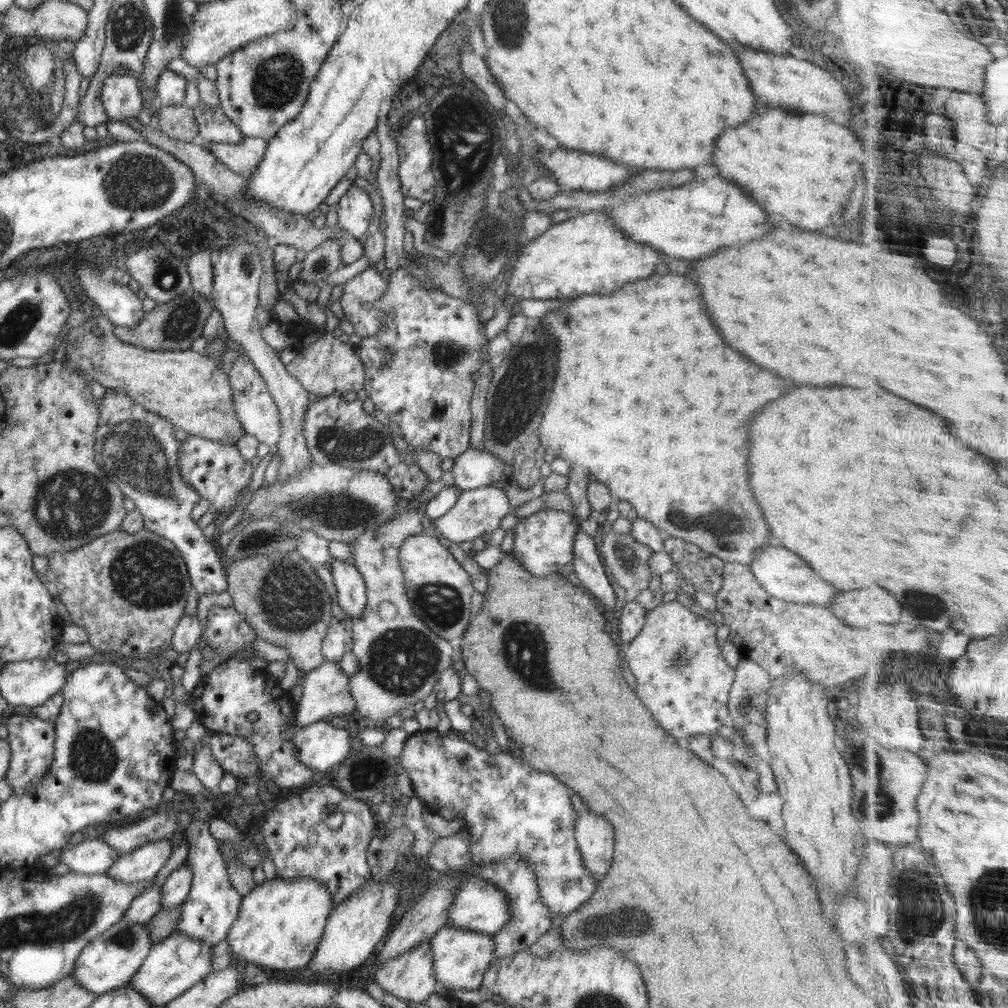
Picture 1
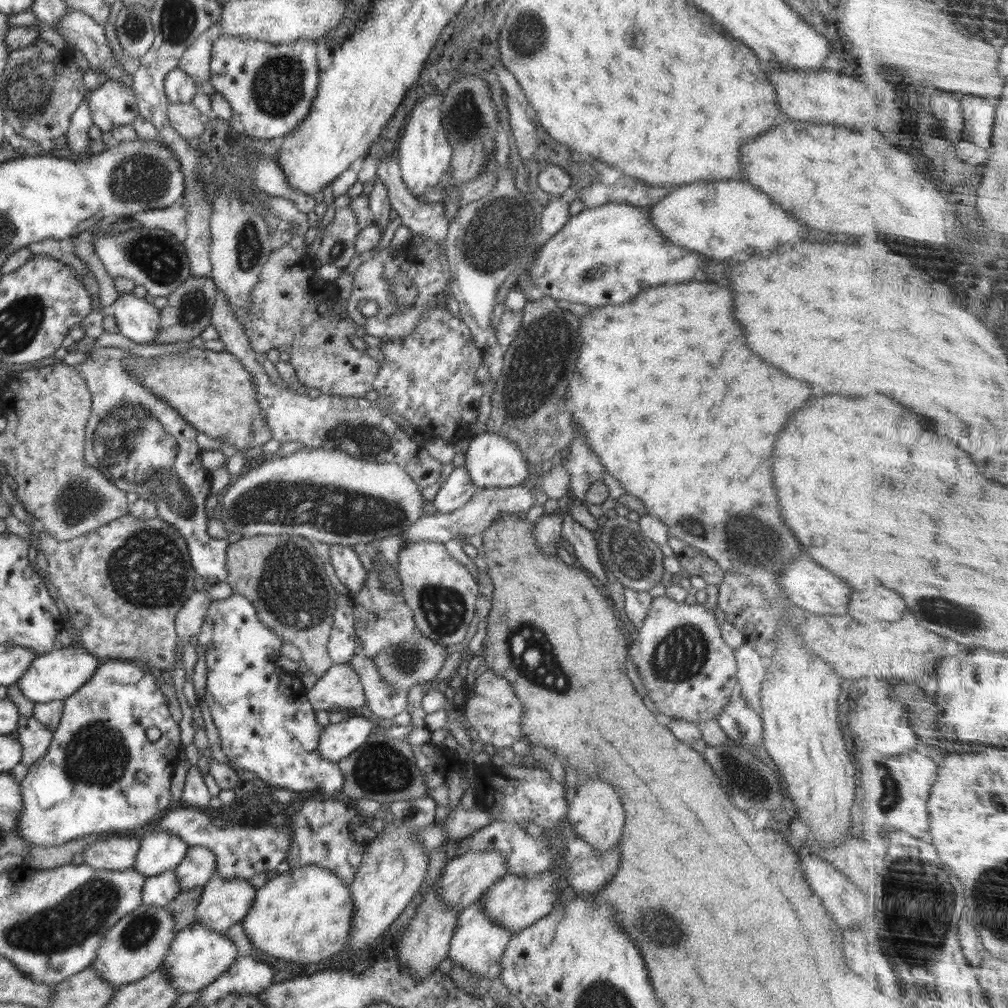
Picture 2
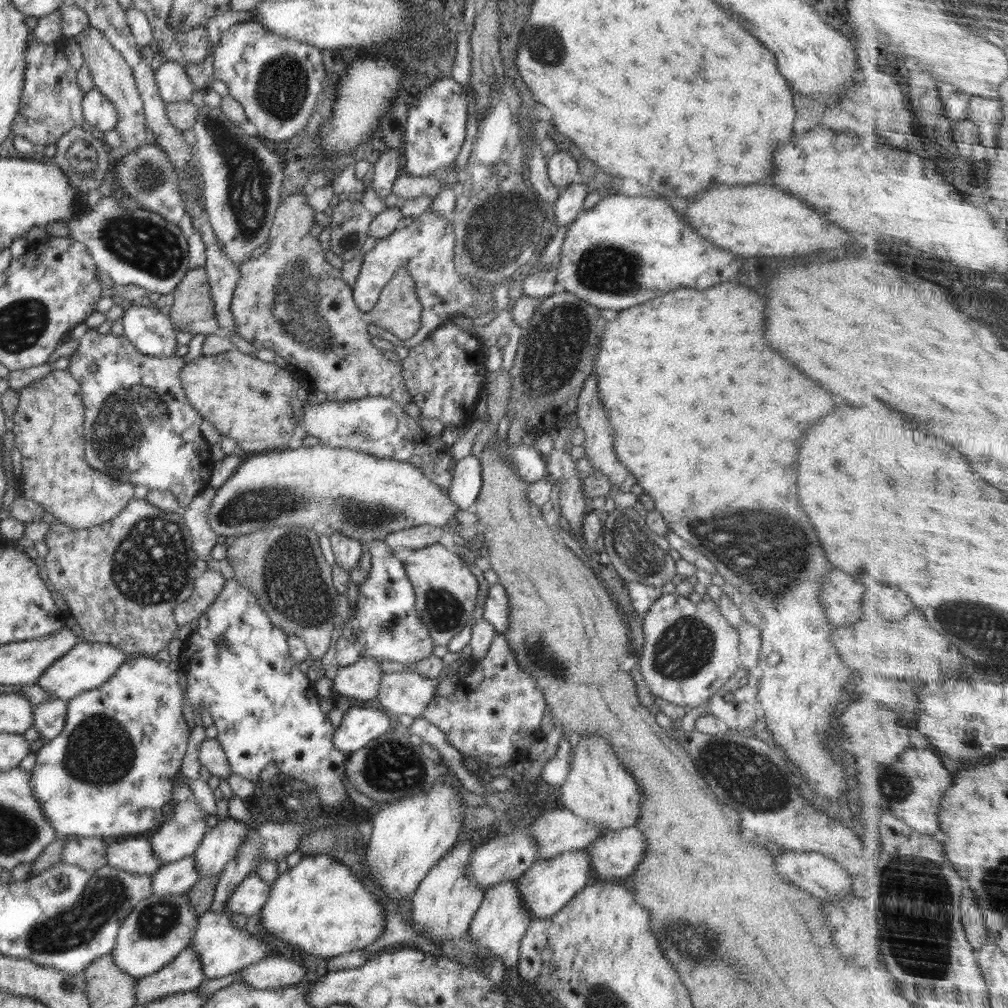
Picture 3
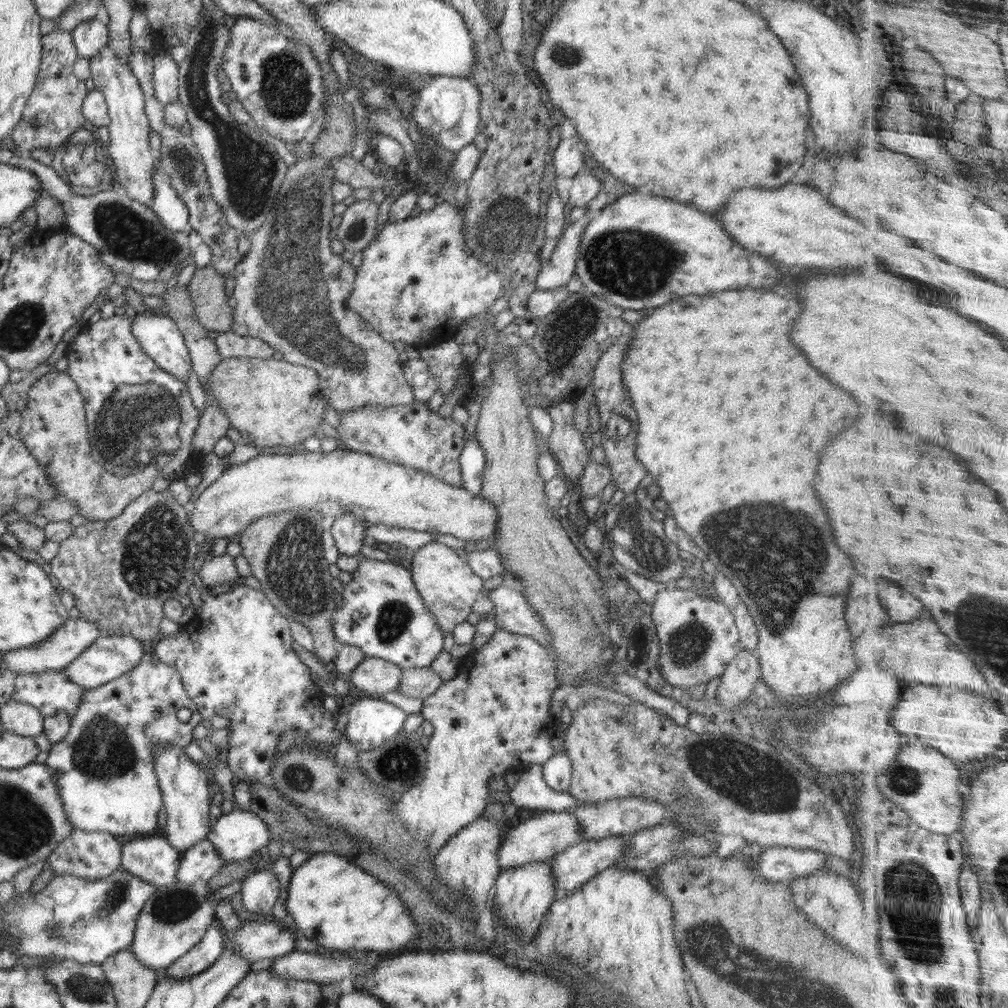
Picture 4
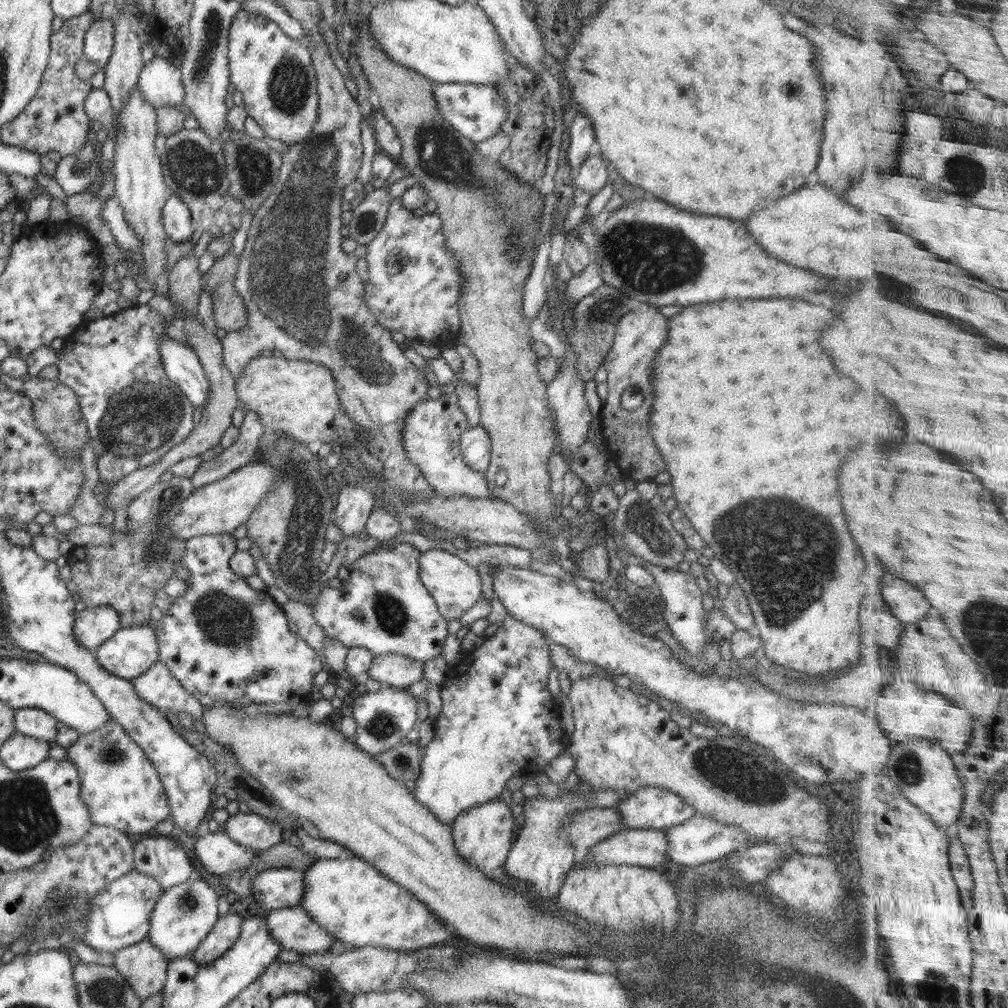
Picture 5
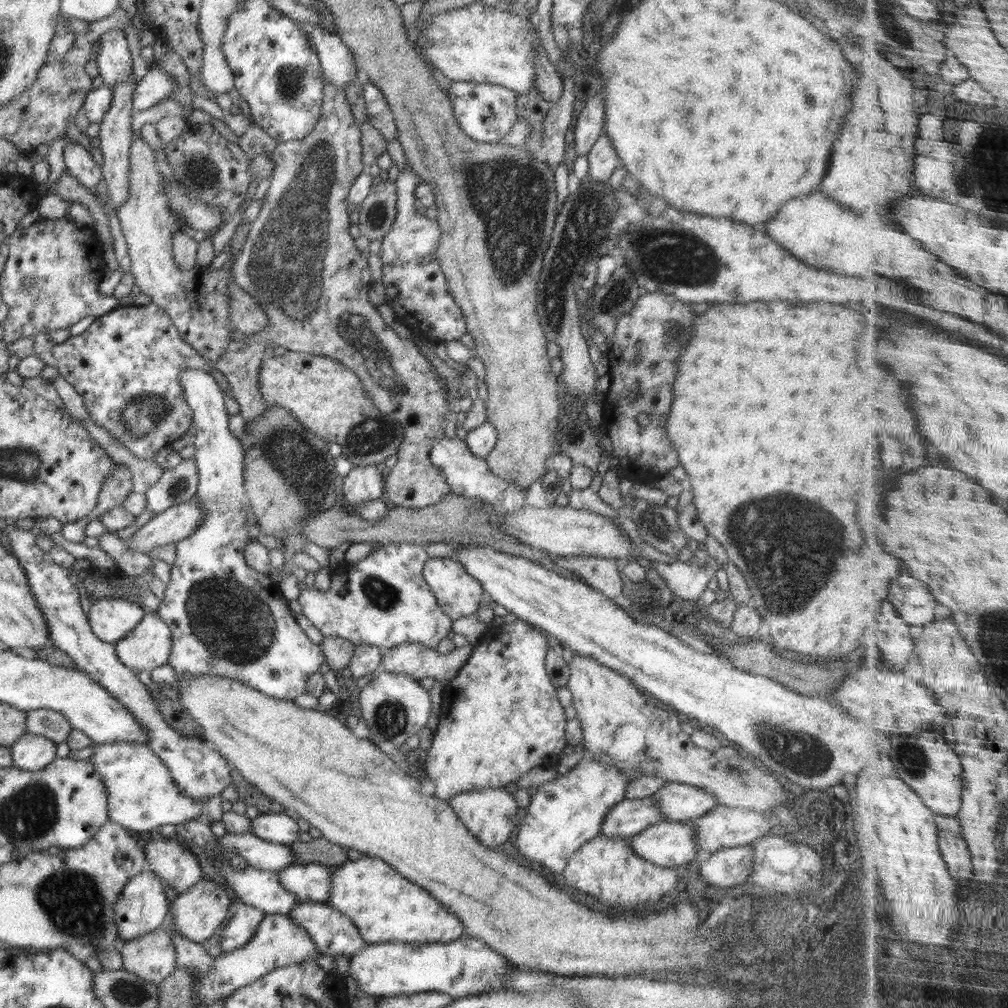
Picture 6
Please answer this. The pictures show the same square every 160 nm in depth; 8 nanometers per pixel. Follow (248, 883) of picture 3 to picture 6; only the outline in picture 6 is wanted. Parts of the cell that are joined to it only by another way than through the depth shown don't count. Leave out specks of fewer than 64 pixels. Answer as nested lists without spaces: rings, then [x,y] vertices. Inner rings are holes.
[[[296,864],[278,871],[278,881],[302,903],[328,902],[334,870],[336,866]]]

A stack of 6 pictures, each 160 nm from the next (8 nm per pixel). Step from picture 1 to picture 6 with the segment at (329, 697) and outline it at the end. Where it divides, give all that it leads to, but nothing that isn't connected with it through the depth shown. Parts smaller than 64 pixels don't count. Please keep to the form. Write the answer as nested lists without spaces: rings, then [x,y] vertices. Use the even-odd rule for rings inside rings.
[[[404,643],[383,650],[379,671],[407,674],[418,679],[435,677],[443,684],[450,682],[467,663],[473,647],[455,647],[448,653],[438,652],[420,643]]]

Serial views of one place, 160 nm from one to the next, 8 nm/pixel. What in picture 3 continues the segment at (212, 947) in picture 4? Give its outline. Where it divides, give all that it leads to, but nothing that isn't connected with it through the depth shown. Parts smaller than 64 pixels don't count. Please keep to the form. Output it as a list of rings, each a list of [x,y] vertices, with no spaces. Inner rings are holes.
[[[188,946],[158,972],[137,980],[136,1005],[146,1005],[150,1001],[160,1000],[176,992],[198,988],[204,979],[199,956]]]

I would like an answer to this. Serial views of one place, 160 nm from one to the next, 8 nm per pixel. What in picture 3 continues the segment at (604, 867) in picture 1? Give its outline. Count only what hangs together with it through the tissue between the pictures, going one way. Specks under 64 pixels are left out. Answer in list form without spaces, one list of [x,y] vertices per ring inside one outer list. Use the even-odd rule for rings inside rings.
[[[584,736],[572,756],[574,758],[568,778],[561,786],[563,806],[585,821],[605,826],[608,831],[616,832],[636,826],[641,814],[643,794],[640,796],[640,785],[630,776],[626,767],[618,762],[610,744],[600,736]]]

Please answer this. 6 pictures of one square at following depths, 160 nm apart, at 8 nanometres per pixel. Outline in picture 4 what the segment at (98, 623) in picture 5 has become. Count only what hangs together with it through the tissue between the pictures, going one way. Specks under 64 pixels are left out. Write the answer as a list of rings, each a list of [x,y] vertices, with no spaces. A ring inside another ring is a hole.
[[[73,614],[48,636],[44,642],[35,644],[34,647],[3,651],[2,656],[4,657],[4,663],[6,663],[6,670],[16,674],[40,674],[48,670],[63,670],[99,637],[97,626],[98,624],[94,624],[91,619]]]

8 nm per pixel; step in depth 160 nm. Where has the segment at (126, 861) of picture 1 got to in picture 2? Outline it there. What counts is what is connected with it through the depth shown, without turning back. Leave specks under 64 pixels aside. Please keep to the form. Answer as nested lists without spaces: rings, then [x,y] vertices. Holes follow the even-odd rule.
[[[167,830],[145,834],[139,841],[133,870],[146,878],[168,870],[175,871],[190,847],[177,834]]]

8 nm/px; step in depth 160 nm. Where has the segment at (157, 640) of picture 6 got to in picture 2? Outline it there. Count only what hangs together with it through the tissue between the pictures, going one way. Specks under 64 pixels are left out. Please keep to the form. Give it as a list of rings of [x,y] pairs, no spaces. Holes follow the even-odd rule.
[[[79,643],[63,649],[53,648],[50,652],[37,657],[32,662],[28,672],[24,672],[21,679],[16,683],[22,694],[34,703],[67,699],[78,688],[82,687],[104,662],[100,657],[88,652]]]

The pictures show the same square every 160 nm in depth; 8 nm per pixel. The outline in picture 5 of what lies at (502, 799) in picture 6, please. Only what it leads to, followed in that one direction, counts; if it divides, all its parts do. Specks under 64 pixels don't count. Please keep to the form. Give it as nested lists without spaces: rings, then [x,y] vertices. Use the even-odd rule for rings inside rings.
[[[499,799],[490,800],[462,811],[451,824],[455,849],[463,856],[468,865],[474,869],[480,869],[486,877],[492,879],[494,870],[502,868],[508,859],[508,853],[512,850],[512,830],[514,830],[514,816],[511,805],[502,803]]]

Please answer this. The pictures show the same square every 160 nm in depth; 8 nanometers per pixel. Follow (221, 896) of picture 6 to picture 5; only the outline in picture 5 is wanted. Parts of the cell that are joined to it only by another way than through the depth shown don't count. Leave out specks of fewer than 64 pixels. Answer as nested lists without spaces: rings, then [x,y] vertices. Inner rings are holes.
[[[188,880],[164,889],[151,914],[147,940],[159,948],[168,961],[186,956],[198,948],[198,945],[202,944],[212,928],[216,926],[220,918],[218,917],[219,898],[220,895],[216,894],[203,880],[196,880],[196,882]]]

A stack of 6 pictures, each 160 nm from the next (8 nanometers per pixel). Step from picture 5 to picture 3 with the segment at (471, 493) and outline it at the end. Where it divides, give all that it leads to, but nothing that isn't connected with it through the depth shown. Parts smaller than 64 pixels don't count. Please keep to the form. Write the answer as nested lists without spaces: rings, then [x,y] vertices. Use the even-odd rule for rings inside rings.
[[[366,397],[352,401],[325,401],[318,405],[308,402],[302,408],[302,414],[296,415],[296,427],[300,426],[308,435],[318,438],[323,446],[329,448],[348,448],[357,452],[364,452],[380,459],[393,459],[401,462],[408,462],[419,468],[434,484],[443,490],[448,490],[453,481],[454,458],[450,454],[450,447],[440,435],[431,436],[424,431],[417,418],[411,418],[404,412],[401,403],[396,403],[387,397]]]

